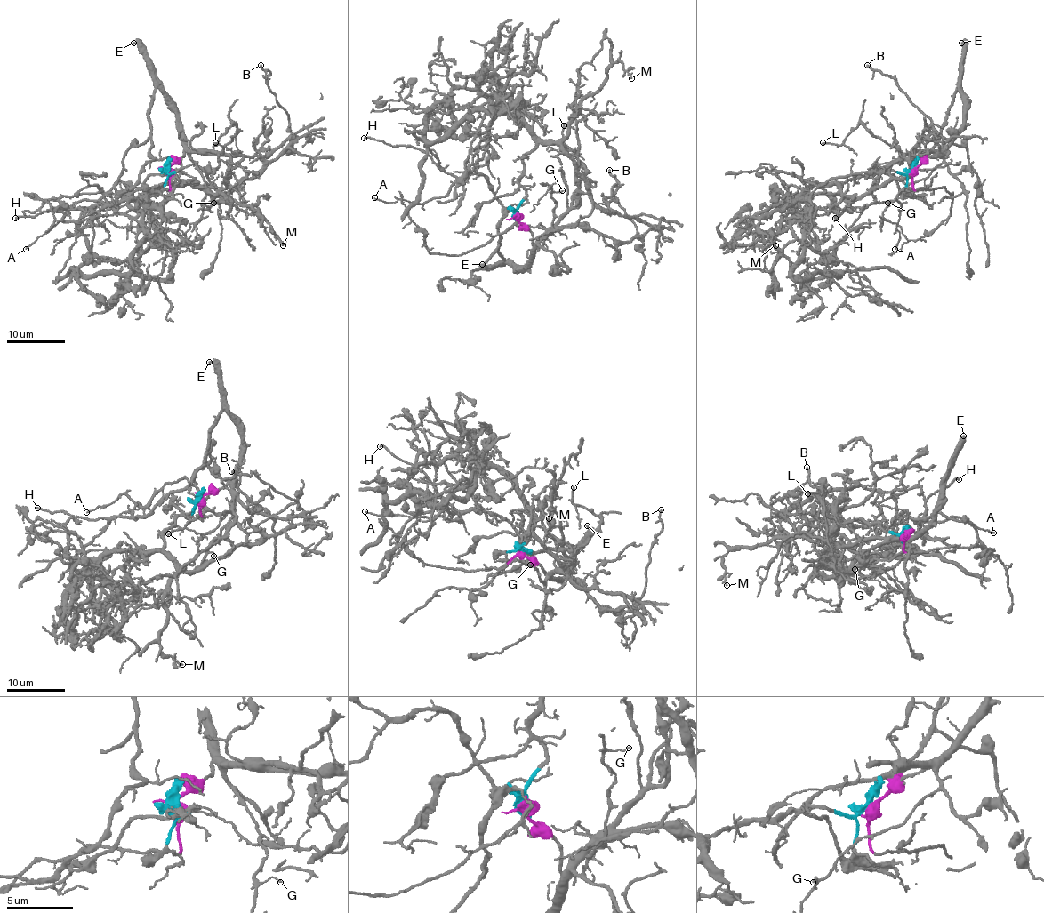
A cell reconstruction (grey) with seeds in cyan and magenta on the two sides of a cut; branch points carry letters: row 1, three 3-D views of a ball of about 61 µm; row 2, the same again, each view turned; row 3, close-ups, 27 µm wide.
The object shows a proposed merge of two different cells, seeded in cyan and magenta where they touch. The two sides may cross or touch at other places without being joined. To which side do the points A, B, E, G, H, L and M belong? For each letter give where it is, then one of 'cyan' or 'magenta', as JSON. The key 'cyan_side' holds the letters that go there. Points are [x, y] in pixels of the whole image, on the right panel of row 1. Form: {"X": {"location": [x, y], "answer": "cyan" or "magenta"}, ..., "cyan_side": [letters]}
{"A": {"location": [895, 249], "answer": "magenta"}, "B": {"location": [867, 65], "answer": "magenta"}, "E": {"location": [961, 43], "answer": "magenta"}, "G": {"location": [887, 203], "answer": "magenta"}, "H": {"location": [835, 218], "answer": "magenta"}, "L": {"location": [823, 142], "answer": "magenta"}, "M": {"location": [775, 245], "answer": "cyan"}, "cyan_side": ["M"]}

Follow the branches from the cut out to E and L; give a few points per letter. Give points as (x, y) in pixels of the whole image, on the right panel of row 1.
E: (913, 170), (935, 156), (960, 129), (963, 108), (961, 42)
L: (913, 170), (938, 152), (903, 152), (876, 138), (860, 124), (839, 145), (822, 142)

